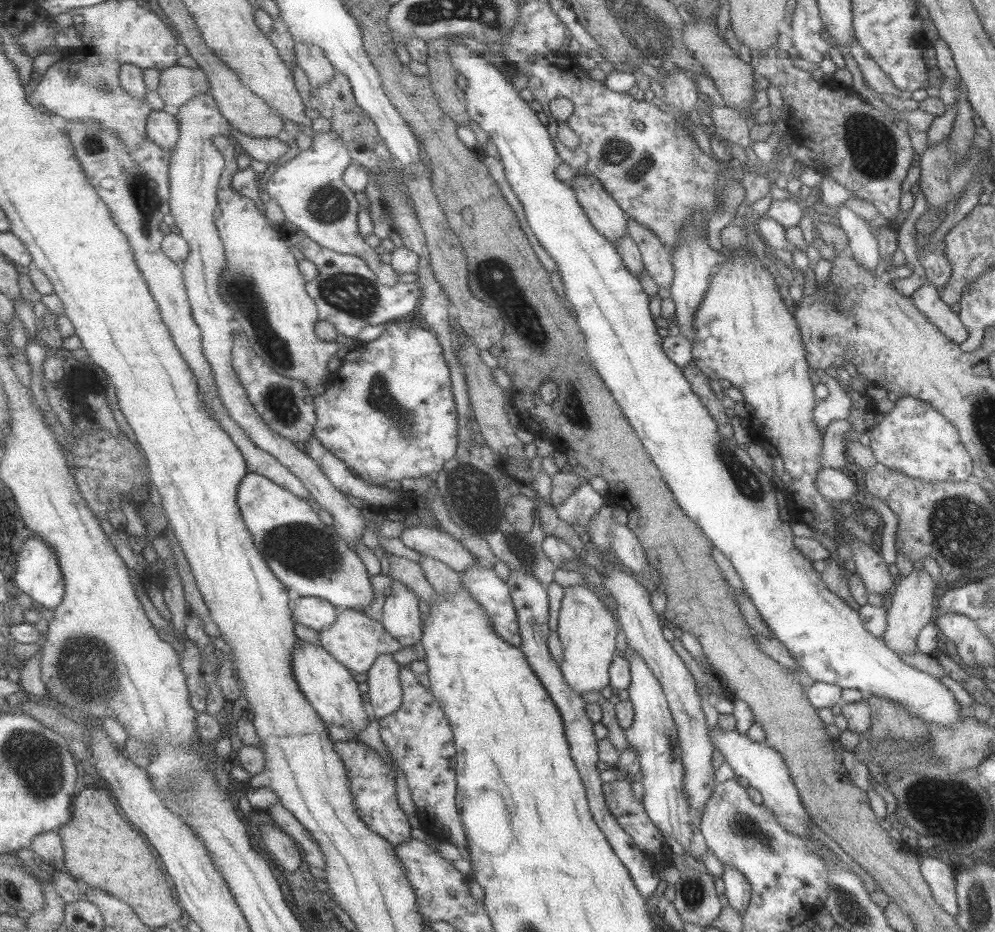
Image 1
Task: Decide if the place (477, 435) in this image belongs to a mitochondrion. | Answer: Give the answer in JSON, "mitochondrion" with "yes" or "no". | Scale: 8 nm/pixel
{"mitochondrion":"no"}

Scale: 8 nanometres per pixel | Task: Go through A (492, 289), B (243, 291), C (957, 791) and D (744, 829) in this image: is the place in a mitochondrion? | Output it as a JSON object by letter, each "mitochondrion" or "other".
{"A":"other","B":"mitochondrion","C":"mitochondrion","D":"mitochondrion"}

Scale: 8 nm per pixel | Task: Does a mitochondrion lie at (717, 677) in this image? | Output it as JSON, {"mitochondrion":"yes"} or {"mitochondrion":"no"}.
{"mitochondrion":"no"}

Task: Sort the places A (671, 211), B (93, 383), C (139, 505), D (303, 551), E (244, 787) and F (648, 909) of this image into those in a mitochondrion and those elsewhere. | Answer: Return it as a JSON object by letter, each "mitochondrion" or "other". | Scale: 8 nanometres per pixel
{"A":"mitochondrion","B":"other","C":"other","D":"mitochondrion","E":"other","F":"other"}

